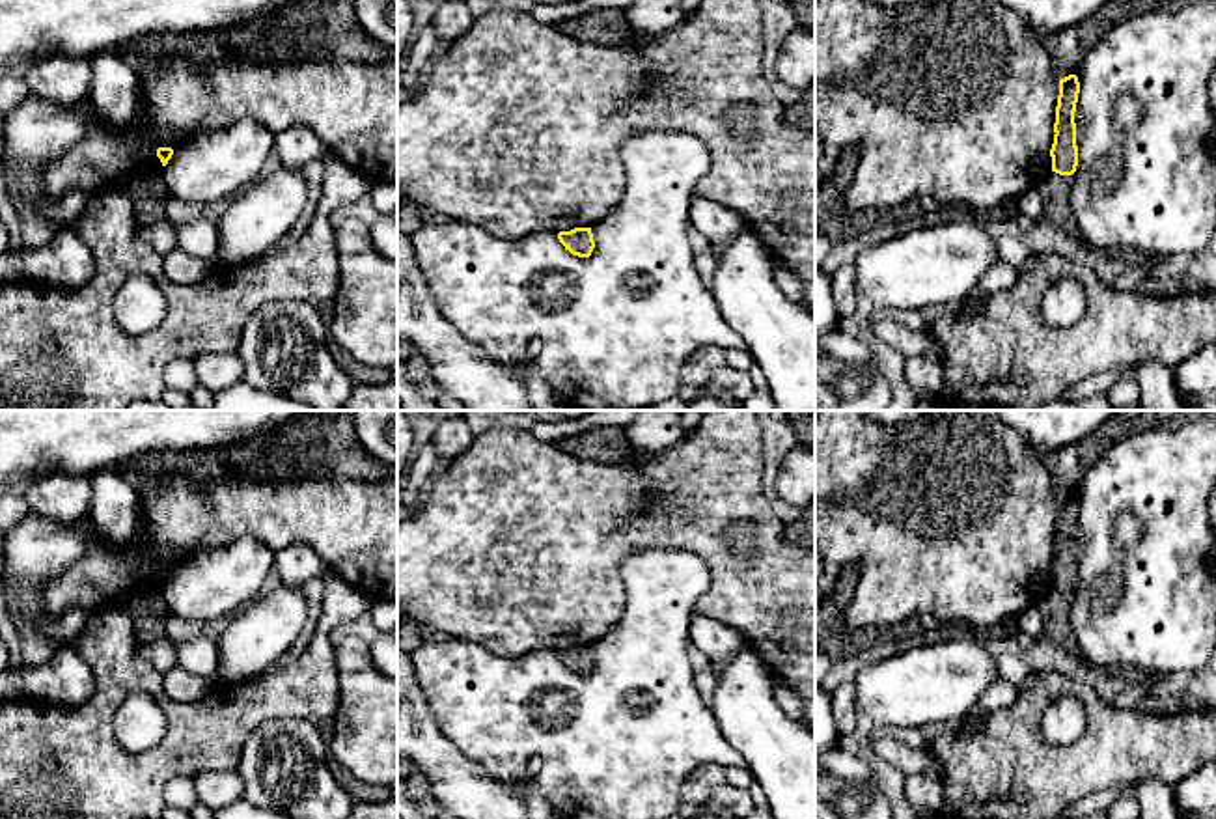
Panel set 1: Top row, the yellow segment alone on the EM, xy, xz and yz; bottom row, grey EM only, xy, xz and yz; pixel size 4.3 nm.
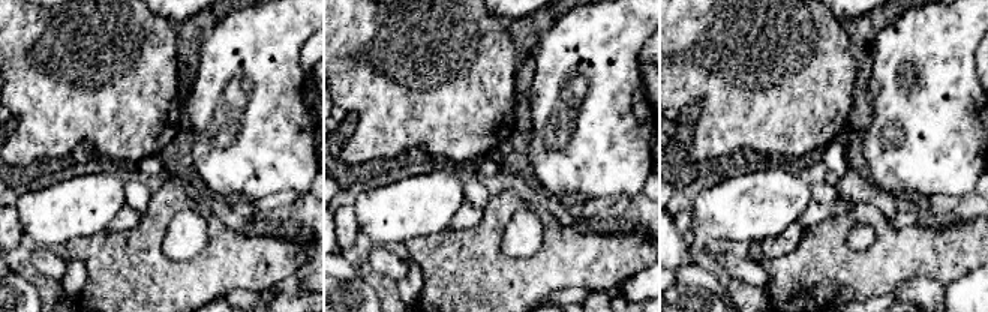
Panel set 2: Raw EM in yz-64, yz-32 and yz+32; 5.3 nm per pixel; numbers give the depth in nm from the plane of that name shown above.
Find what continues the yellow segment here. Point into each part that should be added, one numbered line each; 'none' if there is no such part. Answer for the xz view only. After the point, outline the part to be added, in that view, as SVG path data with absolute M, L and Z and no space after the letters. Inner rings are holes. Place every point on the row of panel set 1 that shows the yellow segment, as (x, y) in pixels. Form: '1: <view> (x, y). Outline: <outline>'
none

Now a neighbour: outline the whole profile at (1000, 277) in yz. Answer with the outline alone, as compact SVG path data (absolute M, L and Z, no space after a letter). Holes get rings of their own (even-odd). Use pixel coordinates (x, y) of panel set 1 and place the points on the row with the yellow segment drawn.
M998 259L977 284L977 293L998 295L1018 280L1022 267Z

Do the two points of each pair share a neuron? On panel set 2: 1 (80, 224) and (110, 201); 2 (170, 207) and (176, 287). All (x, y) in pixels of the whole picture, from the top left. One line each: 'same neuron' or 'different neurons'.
1: same neuron
2: same neuron

